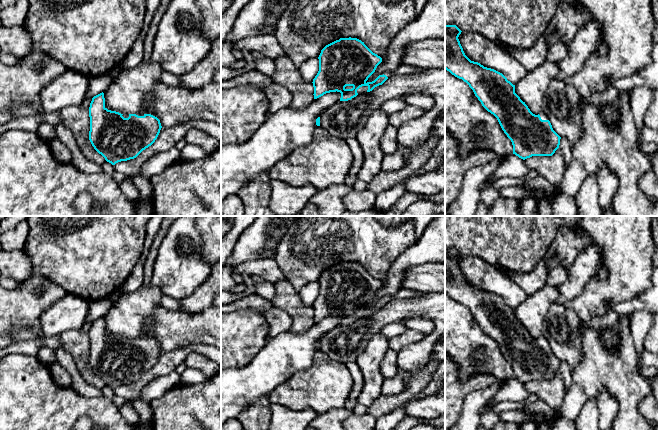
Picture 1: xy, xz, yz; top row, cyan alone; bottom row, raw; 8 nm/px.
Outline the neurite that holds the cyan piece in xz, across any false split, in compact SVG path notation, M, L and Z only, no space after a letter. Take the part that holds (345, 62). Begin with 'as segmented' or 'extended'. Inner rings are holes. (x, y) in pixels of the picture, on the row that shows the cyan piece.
extended; M340 38L328 45L326 45L318 57L319 59L319 71L315 78L313 79L314 87L314 99L317 99L323 96L326 93L330 92L340 92L341 98L340 101L348 101L357 95L370 92L375 87L382 85L389 77L392 75L404 75L404 74L413 74L415 66L401 64L397 69L391 72L387 72L383 75L379 75L374 81L368 82L368 78L375 72L377 66L382 62L382 58L377 54L373 53L361 40L357 38Z

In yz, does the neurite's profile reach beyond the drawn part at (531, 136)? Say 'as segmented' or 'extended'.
extended

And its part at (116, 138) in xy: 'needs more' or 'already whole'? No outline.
needs more

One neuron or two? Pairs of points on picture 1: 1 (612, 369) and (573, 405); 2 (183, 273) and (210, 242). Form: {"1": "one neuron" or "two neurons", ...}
{"1": "one neuron", "2": "two neurons"}

